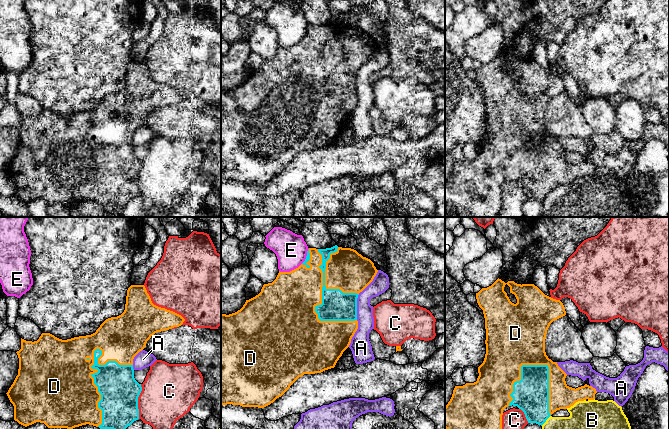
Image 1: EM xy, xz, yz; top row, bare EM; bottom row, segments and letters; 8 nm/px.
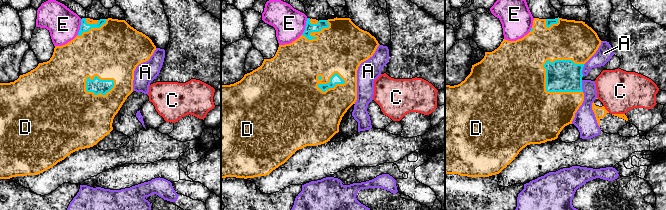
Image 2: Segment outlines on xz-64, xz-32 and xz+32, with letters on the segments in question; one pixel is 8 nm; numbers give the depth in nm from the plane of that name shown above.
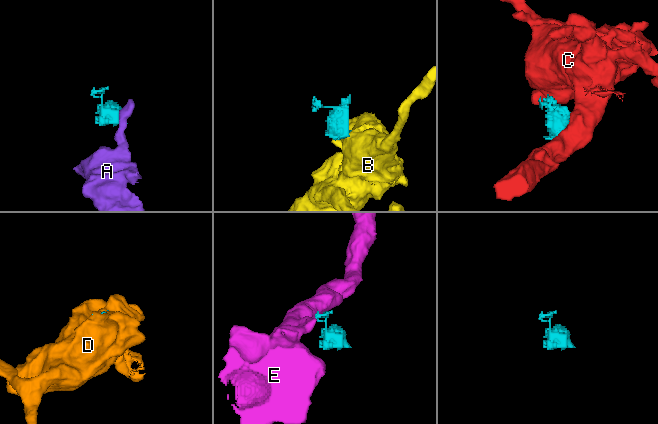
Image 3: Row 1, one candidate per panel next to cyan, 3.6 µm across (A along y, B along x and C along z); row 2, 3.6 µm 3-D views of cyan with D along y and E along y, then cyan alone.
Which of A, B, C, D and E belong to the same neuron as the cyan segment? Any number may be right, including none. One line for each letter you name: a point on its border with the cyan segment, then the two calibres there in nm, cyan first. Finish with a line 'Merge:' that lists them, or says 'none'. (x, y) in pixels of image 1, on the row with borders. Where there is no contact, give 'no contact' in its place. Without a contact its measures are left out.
D: xz (324, 284) | 240/380 nm
Merge: D

